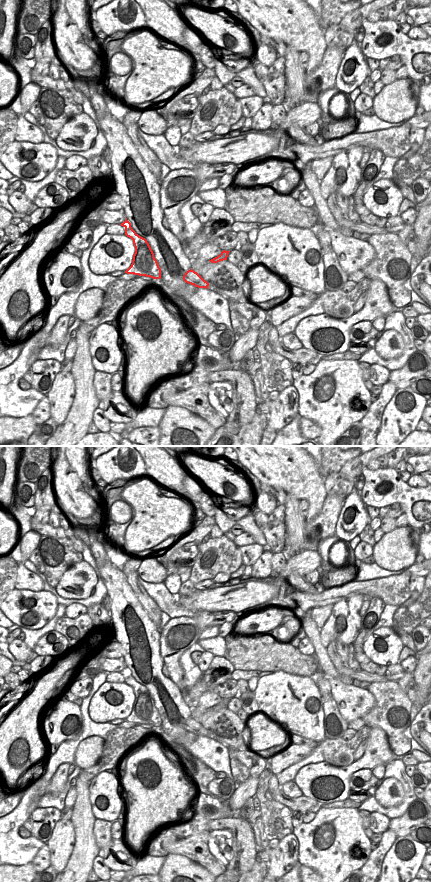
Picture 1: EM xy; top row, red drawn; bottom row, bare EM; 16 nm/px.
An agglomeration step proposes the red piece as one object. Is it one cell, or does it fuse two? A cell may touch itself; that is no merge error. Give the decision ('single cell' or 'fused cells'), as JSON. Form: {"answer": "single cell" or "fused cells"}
{"answer": "fused cells"}

